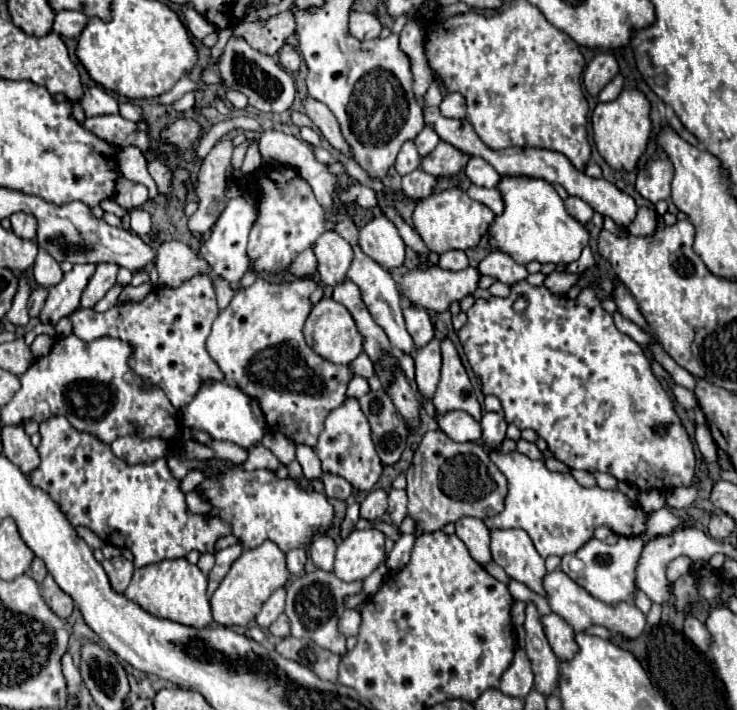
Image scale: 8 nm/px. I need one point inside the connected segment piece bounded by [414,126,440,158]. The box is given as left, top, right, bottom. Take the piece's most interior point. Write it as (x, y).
(426, 141)

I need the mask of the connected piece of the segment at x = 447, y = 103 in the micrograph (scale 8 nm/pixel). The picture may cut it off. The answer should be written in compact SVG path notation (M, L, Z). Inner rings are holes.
M458 92L446 94L442 104L440 104L440 114L446 118L458 118L462 120L466 116L466 104L464 104L464 96Z

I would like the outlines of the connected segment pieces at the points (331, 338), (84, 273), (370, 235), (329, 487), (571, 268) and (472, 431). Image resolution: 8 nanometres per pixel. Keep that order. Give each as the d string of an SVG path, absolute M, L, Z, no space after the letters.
M322 298L318 304L312 306L312 312L304 324L304 336L308 346L316 354L320 354L322 358L334 364L350 364L362 352L362 344L364 344L364 336L360 336L360 330L356 328L352 314L332 298Z
M94 264L74 266L68 274L64 274L64 280L60 284L50 288L46 304L40 312L40 322L42 324L56 326L60 318L70 316L74 310L78 310L82 290L86 288L88 278L92 276L94 268L96 268Z
M374 216L364 228L360 228L358 244L364 254L386 268L396 268L404 262L404 242L386 216Z
M326 474L324 476L324 494L328 498L336 498L336 500L348 500L352 496L352 486L334 474Z
M588 246L582 250L582 256L580 256L576 262L572 262L572 264L566 266L566 270L568 270L570 274L584 274L584 272L588 272L590 268L596 268L596 260L594 260L592 250L590 250Z
M462 410L436 414L436 422L444 434L448 434L456 442L480 442L482 428L480 424Z

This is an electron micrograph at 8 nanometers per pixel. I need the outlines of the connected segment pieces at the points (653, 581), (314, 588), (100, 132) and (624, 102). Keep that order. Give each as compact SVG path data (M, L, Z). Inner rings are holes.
M684 528L678 532L672 532L670 536L656 536L652 540L648 540L644 544L640 562L636 566L636 586L652 600L658 604L664 604L670 600L670 584L666 580L666 566L670 560L678 558L678 556L688 556L690 560L700 560L700 562L708 562L720 548L720 542L712 540L710 536L706 536L702 530L696 528Z
M314 570L310 574L302 574L294 582L286 586L286 616L292 624L292 636L296 638L310 638L318 646L344 656L346 654L346 638L338 630L338 618L346 610L346 598L352 594L362 592L362 580L356 582L342 582L336 578L334 572Z
M120 114L94 116L84 120L84 128L98 138L116 146L138 146L142 152L150 150L150 138L146 132L136 132L136 124L128 122Z
M624 86L620 96L612 102L600 102L592 112L592 128L594 128L594 142L600 156L608 162L614 170L632 170L638 158L644 154L650 134L652 134L652 120L650 120L650 102L638 88Z

